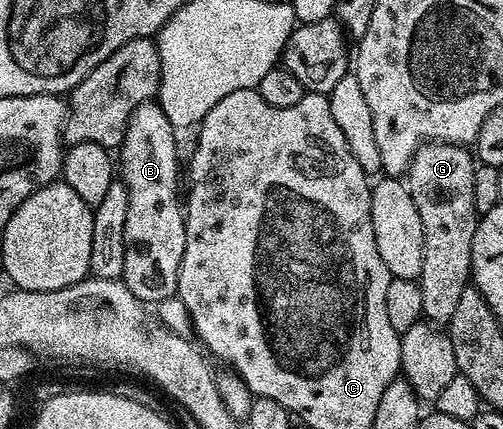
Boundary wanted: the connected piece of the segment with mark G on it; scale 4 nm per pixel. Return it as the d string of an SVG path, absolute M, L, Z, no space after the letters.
M425 143L413 155L405 184L423 228L423 262L417 278L423 300L423 317L443 327L453 319L461 293L471 281L473 235L481 214L473 203L473 179L477 168L470 148Z

